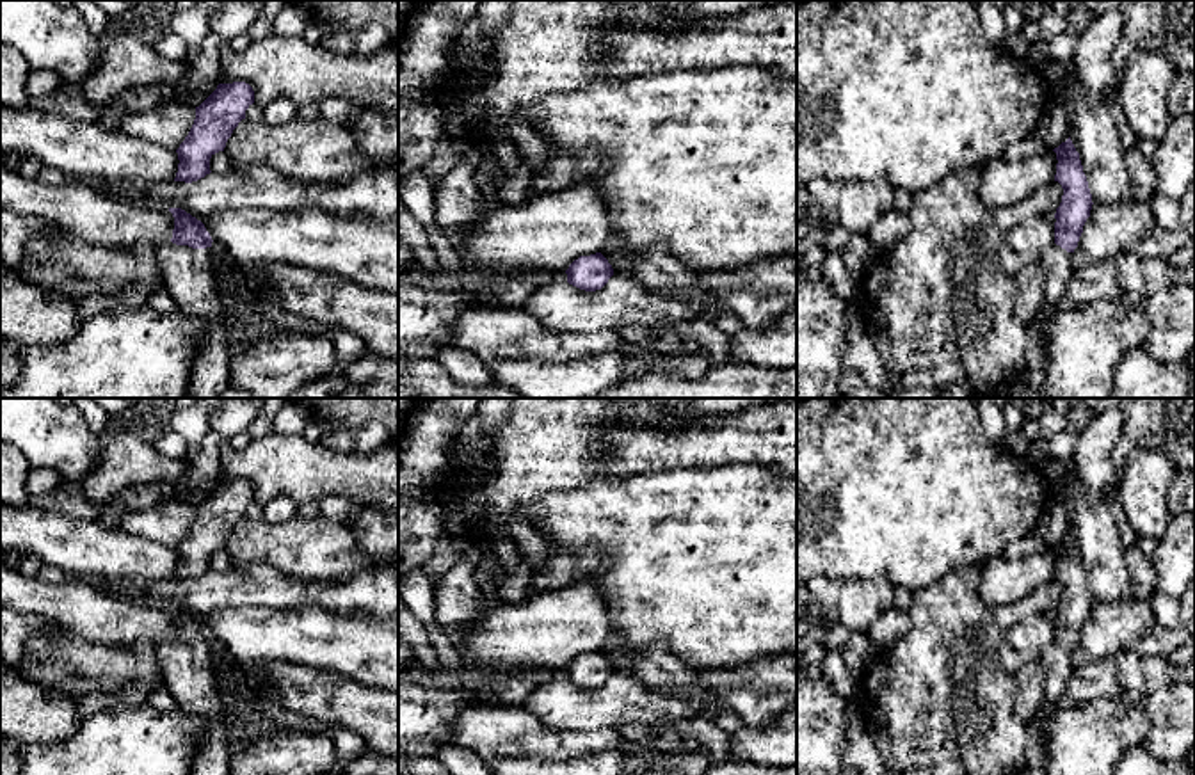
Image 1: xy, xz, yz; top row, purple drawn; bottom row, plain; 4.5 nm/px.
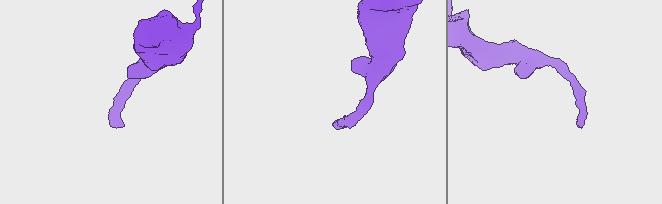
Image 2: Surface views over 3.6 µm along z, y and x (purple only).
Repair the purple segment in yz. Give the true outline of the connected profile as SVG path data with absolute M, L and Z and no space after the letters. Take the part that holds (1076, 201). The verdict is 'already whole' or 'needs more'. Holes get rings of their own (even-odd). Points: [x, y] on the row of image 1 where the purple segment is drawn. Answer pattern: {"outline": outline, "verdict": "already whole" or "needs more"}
{"outline": "M1071 137L1053 149L1056 153L1056 174L1063 188L1062 203L1055 213L1055 244L1040 256L1044 268L1044 300L1037 313L1042 331L1044 348L1049 340L1051 318L1058 311L1062 299L1067 295L1067 284L1074 274L1072 252L1078 247L1083 226L1090 217L1092 194L1087 176Z", "verdict": "needs more"}

